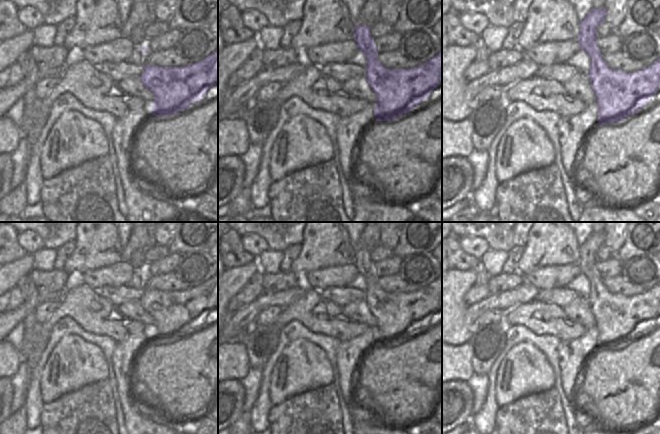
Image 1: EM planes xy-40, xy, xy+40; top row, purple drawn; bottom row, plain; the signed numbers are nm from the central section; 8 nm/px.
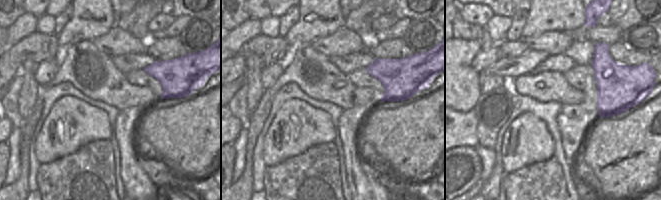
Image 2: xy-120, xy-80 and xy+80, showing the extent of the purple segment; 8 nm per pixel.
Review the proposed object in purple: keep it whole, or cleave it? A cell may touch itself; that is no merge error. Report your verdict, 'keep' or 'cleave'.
keep

